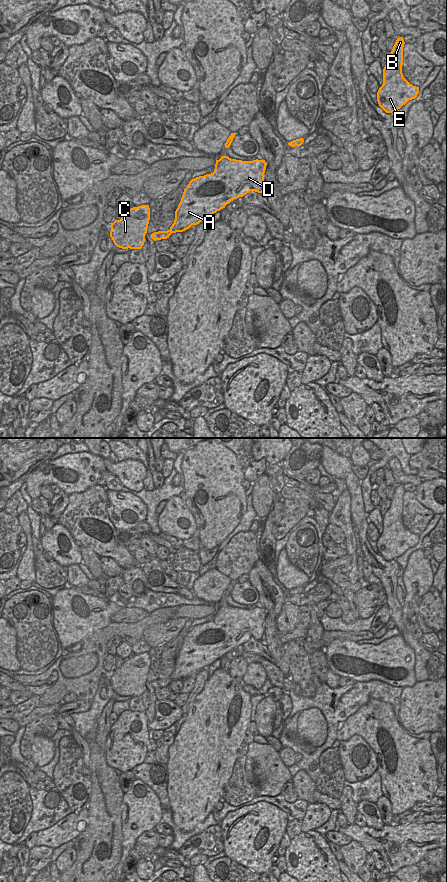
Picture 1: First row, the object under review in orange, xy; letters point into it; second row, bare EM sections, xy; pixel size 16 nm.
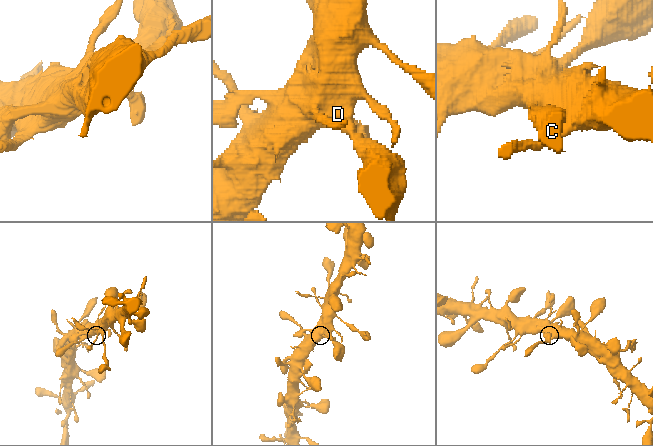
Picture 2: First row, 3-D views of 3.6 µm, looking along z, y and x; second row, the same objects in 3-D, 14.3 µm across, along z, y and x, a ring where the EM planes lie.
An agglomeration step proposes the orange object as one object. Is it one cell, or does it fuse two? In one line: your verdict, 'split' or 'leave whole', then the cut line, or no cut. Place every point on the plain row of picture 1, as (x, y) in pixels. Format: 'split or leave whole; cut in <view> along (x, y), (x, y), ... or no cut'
leave whole; no cut

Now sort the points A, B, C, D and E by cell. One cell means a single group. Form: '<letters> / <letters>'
A B C D E

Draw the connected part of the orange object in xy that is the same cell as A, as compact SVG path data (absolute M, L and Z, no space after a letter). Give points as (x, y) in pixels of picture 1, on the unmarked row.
M222 604L216 608L214 620L192 627L184 637L175 659L175 668L167 679L152 681L156 688L183 680L207 668L236 646L250 639L264 639L265 608L242 609Z

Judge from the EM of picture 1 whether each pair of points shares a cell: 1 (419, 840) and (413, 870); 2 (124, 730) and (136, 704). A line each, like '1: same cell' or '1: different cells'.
1: different cells
2: different cells

